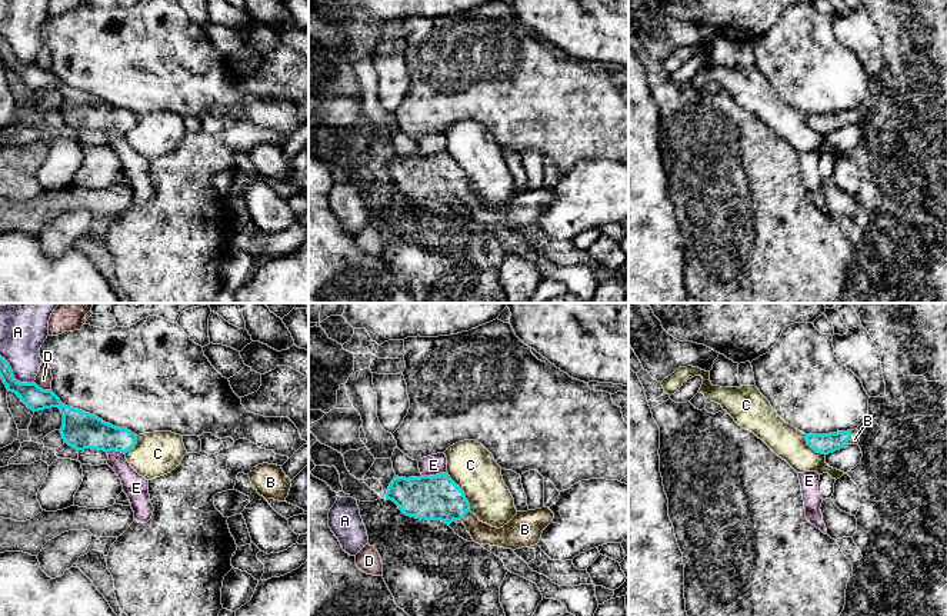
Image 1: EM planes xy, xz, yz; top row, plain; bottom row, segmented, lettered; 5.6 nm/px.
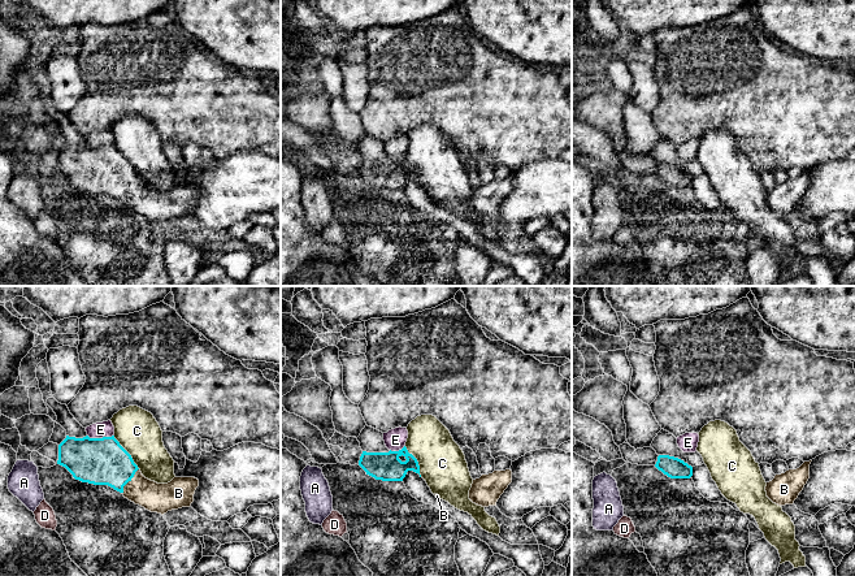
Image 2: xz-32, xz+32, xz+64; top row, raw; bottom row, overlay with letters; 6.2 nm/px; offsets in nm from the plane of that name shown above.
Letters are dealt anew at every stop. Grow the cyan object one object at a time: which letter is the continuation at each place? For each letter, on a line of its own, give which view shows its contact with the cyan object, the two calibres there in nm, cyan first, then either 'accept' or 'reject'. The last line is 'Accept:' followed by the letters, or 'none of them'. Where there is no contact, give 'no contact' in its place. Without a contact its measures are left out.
A: contact in xy; calibres 130 and 240 nm; reject
B: contact in yz; calibres 110 and 50 nm; accept
C: contact in xz; calibres 260 and 260 nm; reject
D: contact in xy; calibres 130 and 90 nm; reject
E: contact in xz; calibres 260 and 120 nm; reject
Accept: B

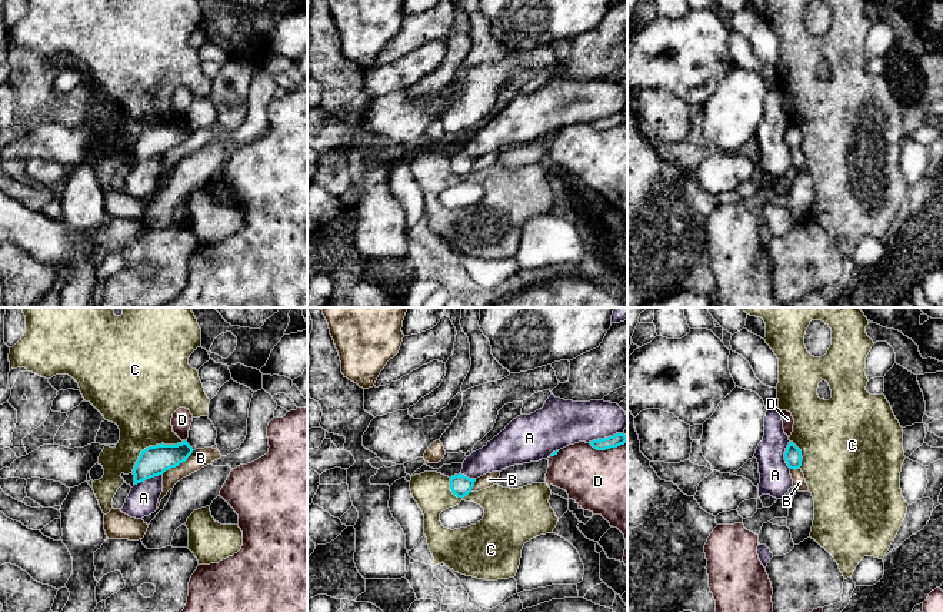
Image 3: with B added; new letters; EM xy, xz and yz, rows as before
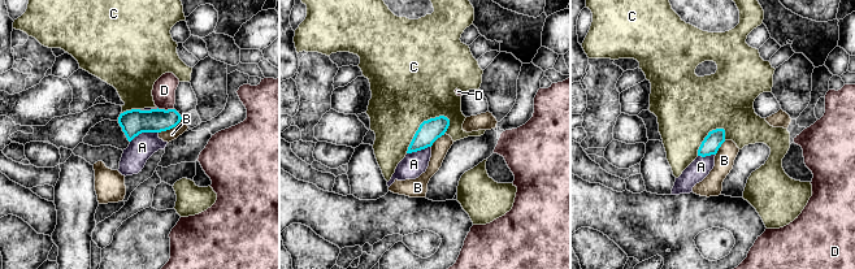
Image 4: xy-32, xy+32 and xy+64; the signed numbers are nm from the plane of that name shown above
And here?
A: contact in xy; calibres 170 and 170 nm; reject
B: contact in xy; calibres 170 and 110 nm; reject
C: contact in xy; calibres 170 and 360 nm; reject
D: contact in xz; calibres 70 and 440 nm; reject
Accept: none of them

